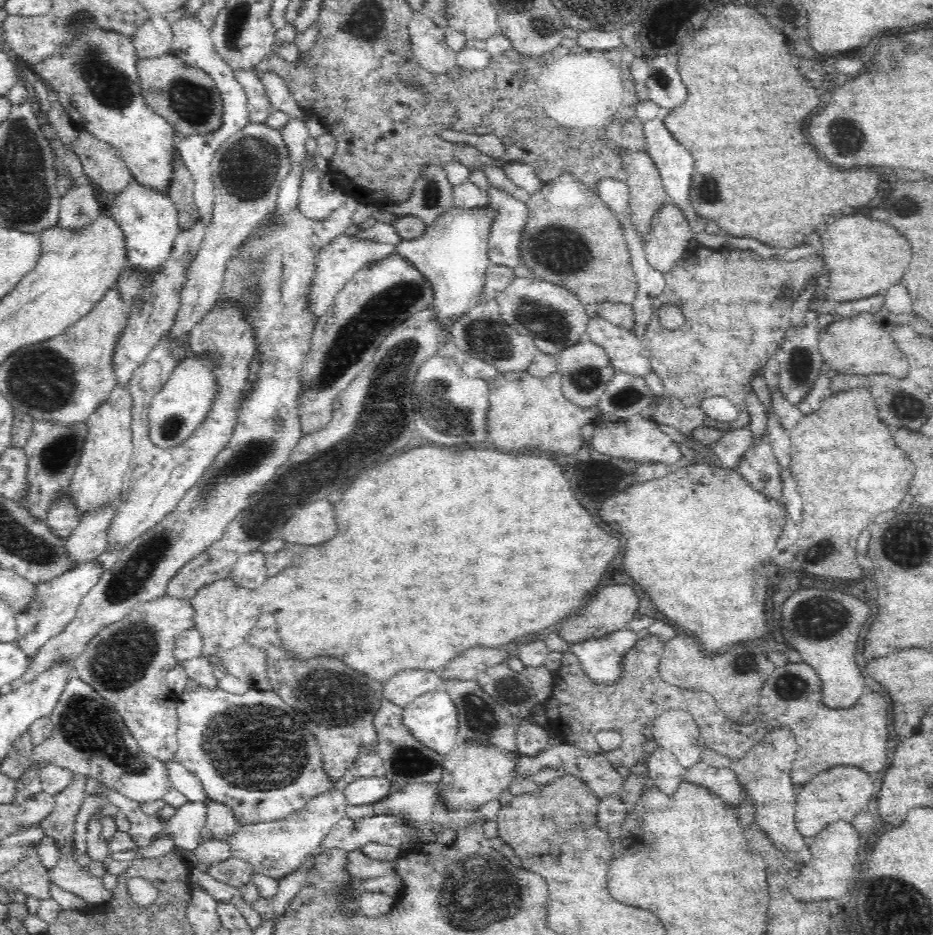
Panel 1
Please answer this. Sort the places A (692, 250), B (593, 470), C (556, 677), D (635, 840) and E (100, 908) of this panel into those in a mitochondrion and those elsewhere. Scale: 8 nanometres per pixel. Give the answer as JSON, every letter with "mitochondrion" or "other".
{"A":"other","B":"other","C":"other","D":"other","E":"other"}

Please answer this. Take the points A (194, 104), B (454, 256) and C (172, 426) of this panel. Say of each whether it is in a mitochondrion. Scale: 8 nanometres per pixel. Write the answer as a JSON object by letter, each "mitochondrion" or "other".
{"A":"mitochondrion","B":"other","C":"mitochondrion"}

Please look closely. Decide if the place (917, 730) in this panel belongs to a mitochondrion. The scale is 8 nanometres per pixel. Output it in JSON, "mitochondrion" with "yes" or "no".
{"mitochondrion":"no"}

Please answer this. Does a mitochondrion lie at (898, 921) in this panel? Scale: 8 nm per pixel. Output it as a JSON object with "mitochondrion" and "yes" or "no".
{"mitochondrion":"yes"}

